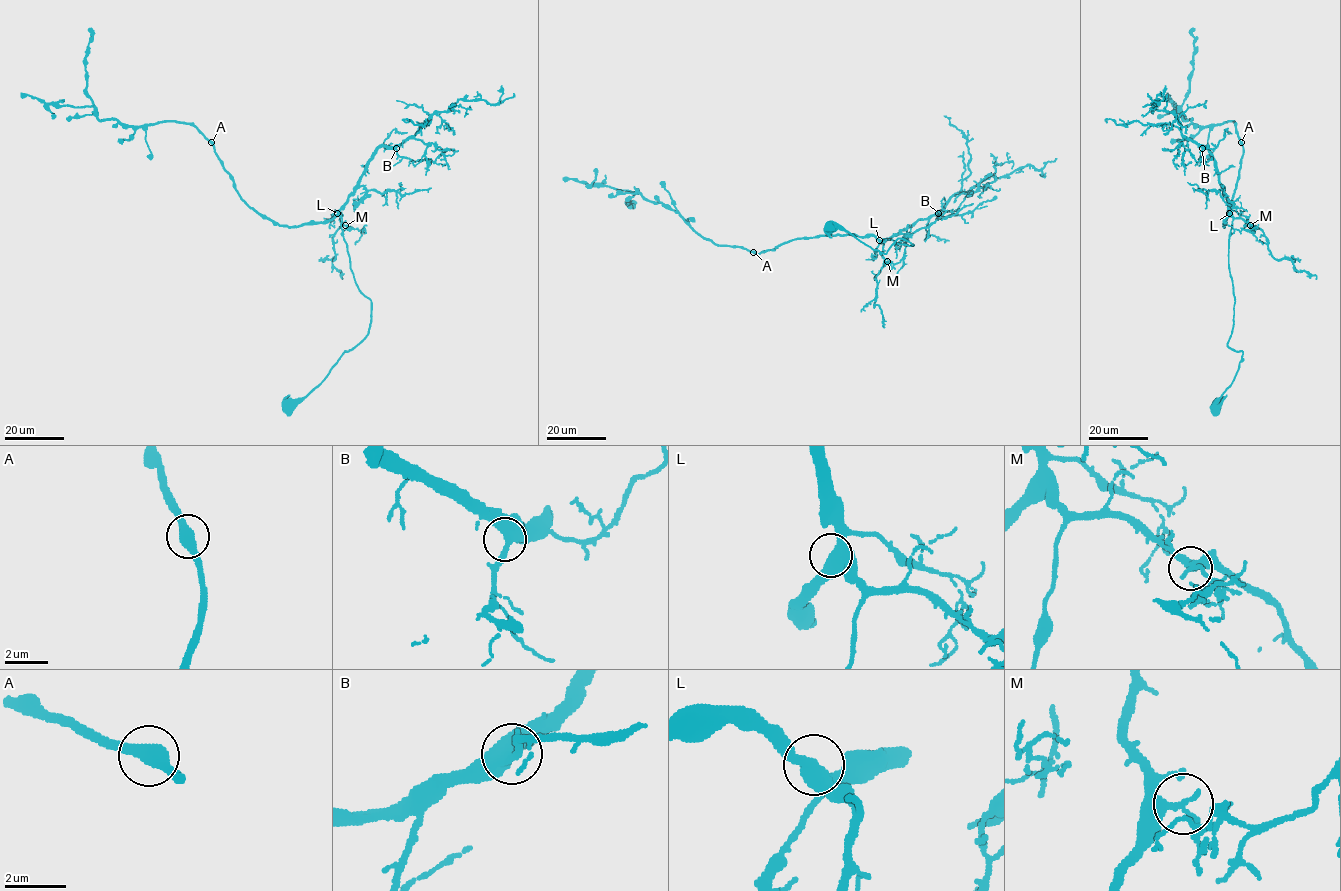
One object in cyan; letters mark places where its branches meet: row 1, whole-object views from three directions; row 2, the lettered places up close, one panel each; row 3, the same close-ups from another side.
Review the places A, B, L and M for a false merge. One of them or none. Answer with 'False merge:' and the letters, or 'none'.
False merge: none

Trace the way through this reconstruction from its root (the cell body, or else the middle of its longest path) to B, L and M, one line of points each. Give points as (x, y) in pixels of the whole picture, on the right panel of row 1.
B: (1216, 407), (1243, 353), (1227, 346), (1234, 303), (1229, 269), (1233, 216), (1216, 161), (1208, 146), (1202, 148)
L: (1216, 407), (1243, 354), (1227, 346), (1234, 303), (1229, 269), (1233, 218), (1229, 213)
M: (1216, 407), (1243, 354), (1227, 346), (1234, 303), (1229, 269), (1232, 221), (1242, 218), (1250, 225)

